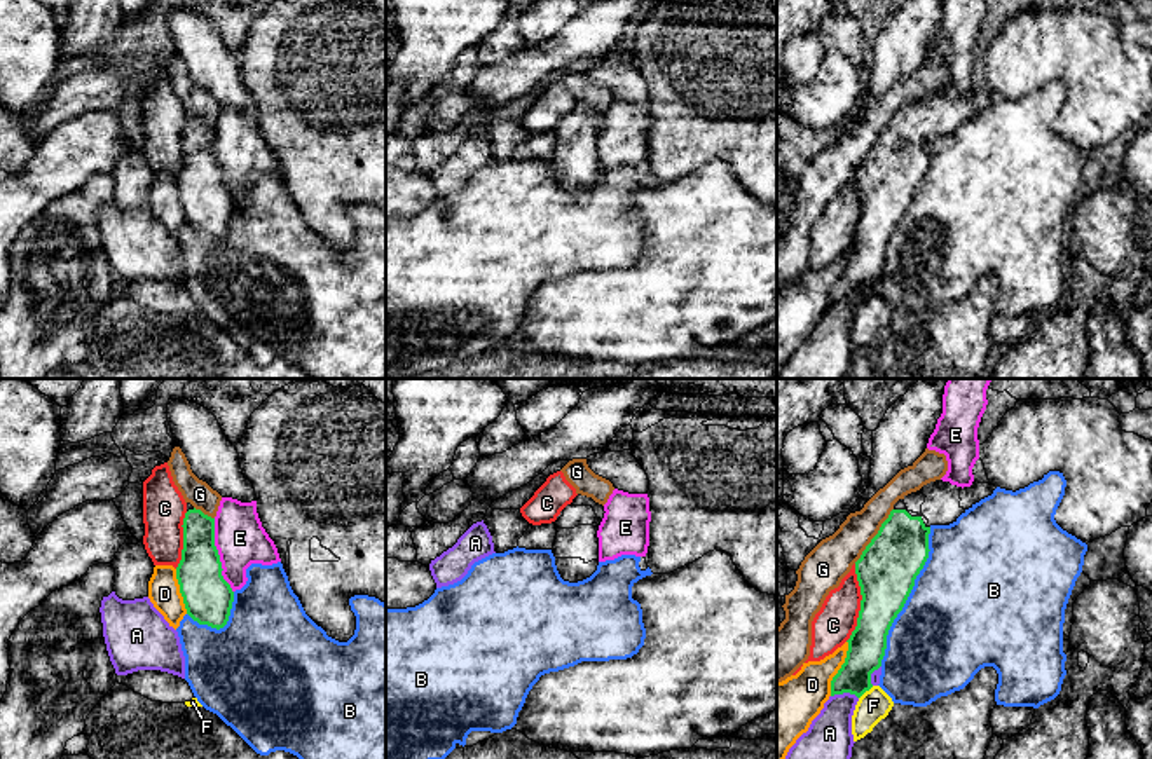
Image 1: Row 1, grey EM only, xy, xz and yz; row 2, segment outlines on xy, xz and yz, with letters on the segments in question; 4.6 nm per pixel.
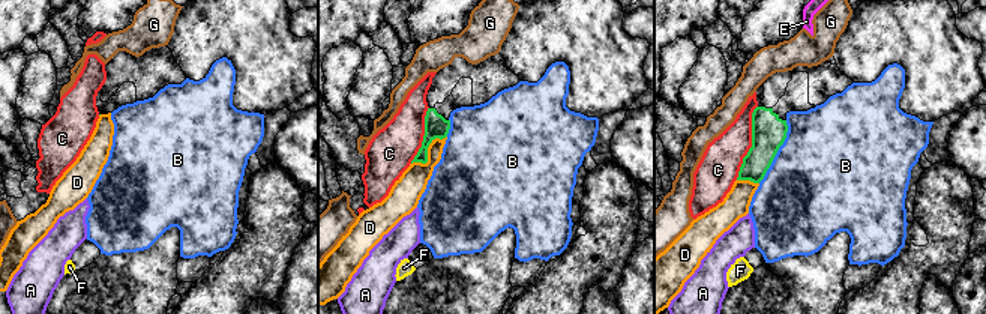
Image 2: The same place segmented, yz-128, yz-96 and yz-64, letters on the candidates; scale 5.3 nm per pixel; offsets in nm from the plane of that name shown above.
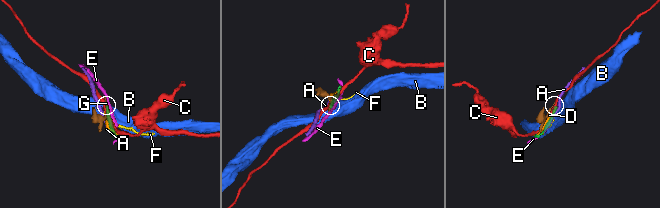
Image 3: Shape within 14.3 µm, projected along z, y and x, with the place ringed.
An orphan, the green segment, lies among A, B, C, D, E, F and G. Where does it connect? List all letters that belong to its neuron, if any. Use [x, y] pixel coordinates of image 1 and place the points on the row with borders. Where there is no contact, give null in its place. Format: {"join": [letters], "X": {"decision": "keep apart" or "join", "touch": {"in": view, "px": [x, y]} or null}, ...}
{"join": [], "A": {"decision": "keep apart", "touch": {"in": "yz", "px": [845, 691]}}, "B": {"decision": "keep apart", "touch": {"in": "yz", "px": [908, 595]}}, "C": {"decision": "keep apart", "touch": {"in": "yz", "px": [861, 602]}}, "D": {"decision": "keep apart", "touch": {"in": "yz", "px": [840, 669]}}, "E": {"decision": "keep apart", "touch": {"in": "xy", "px": [219, 555]}}, "F": {"decision": "keep apart", "touch": {"in": "yz", "px": [866, 690]}}, "G": {"decision": "keep apart", "touch": {"in": "yz", "px": [875, 536]}}}

